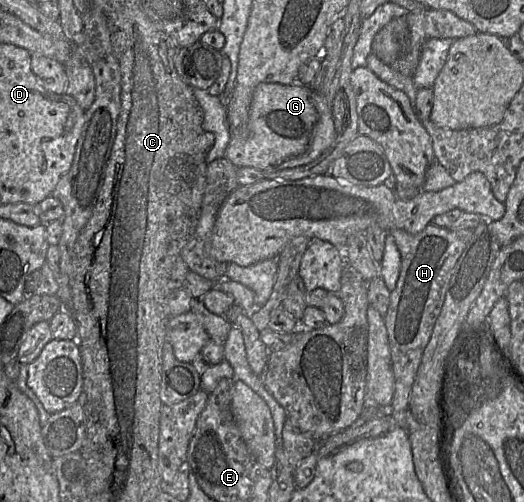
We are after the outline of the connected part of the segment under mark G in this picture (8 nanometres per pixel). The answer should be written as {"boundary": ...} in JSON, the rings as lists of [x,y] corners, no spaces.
{"boundary":[[[260,83],[256,86],[247,125],[232,130],[224,157],[236,167],[252,167],[265,173],[306,165],[317,159],[335,140],[332,106],[311,85]]]}

